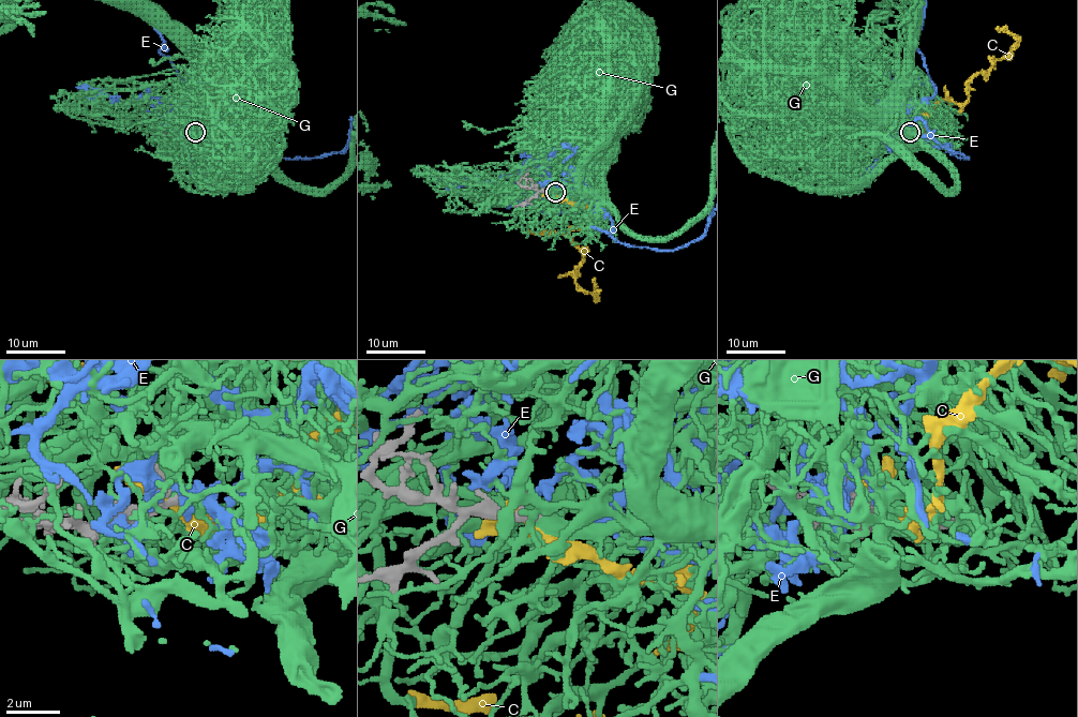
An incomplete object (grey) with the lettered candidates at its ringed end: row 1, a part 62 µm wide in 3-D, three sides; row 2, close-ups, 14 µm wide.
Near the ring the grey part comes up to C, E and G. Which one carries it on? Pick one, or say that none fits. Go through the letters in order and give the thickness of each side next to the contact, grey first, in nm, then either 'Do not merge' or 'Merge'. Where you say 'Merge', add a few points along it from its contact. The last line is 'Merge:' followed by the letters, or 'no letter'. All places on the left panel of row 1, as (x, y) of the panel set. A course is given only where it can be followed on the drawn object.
C: Thickness 280 nm (grey) against 380 nm. Do not merge
E: Thickness 280 nm (grey) against 320 nm. Do not merge
G: Thickness 240 nm (grey) against 400 nm. Merge
Merge: G

